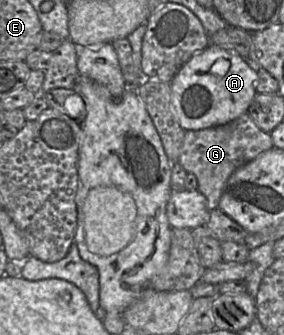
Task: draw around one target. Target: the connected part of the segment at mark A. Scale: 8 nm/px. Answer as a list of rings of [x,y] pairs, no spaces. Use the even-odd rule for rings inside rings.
[[[209,44],[194,54],[170,83],[171,103],[180,126],[185,130],[202,130],[227,124],[244,113],[257,95],[257,68],[237,52]]]

